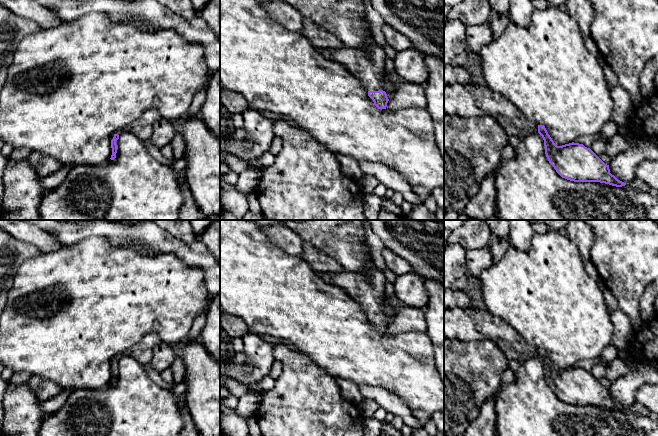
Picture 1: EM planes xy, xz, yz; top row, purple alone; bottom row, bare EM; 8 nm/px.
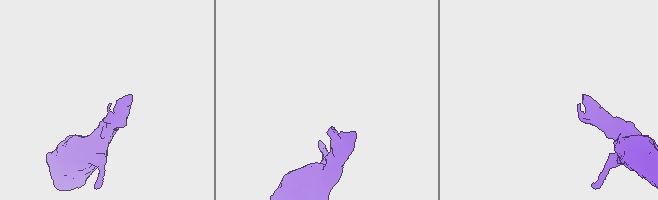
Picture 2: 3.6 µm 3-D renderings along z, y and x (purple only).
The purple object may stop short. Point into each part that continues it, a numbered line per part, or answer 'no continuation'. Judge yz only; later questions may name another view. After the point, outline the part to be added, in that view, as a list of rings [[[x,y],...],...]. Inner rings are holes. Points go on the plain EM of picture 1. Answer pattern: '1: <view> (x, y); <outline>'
1: yz (471, 324); [[[444,308],[444,338],[461,341],[490,340],[498,345],[507,359],[520,363],[538,357],[538,349],[528,345],[525,340],[504,320],[492,315],[487,309]]]

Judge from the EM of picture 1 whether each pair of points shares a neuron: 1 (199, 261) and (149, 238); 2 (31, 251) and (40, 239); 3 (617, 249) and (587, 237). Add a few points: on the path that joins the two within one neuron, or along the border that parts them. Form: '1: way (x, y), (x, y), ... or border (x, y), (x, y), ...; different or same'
1: way (187, 253), (161, 240); same
2: border (13, 236), (18, 240), (30, 243), (34, 247); different
3: border (592, 230), (593, 243), (590, 249), (589, 260); different

